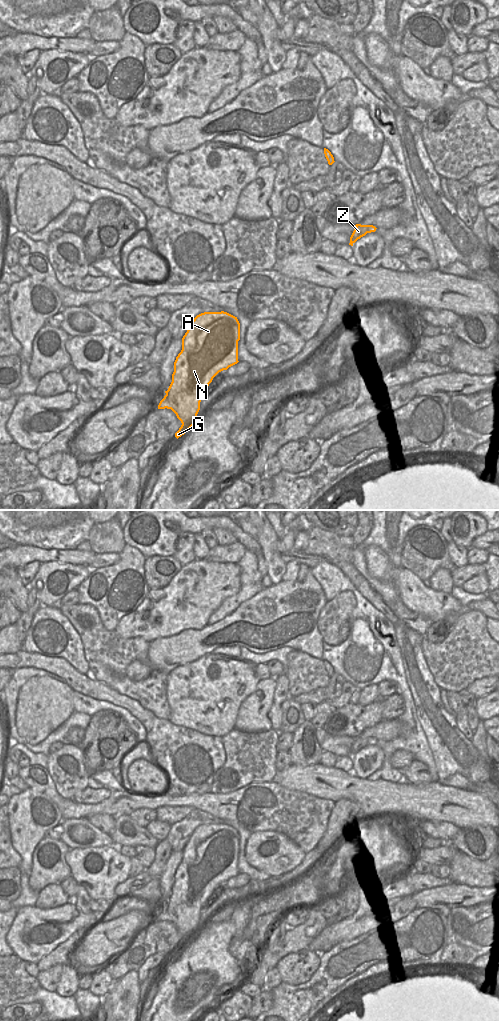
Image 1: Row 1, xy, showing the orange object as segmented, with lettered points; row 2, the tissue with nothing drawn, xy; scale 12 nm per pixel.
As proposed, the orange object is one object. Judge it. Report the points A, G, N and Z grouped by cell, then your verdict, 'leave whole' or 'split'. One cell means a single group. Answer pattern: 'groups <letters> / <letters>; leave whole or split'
groups A G N Z; leave whole

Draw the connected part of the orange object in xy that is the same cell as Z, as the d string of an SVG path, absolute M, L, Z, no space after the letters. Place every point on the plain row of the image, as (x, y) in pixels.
M356 736L355 741L350 749L350 755L349 757L353 758L353 756L360 751L361 749L365 748L367 745L375 744L376 739L373 737L361 737Z

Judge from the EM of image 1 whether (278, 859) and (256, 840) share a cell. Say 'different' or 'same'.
same

